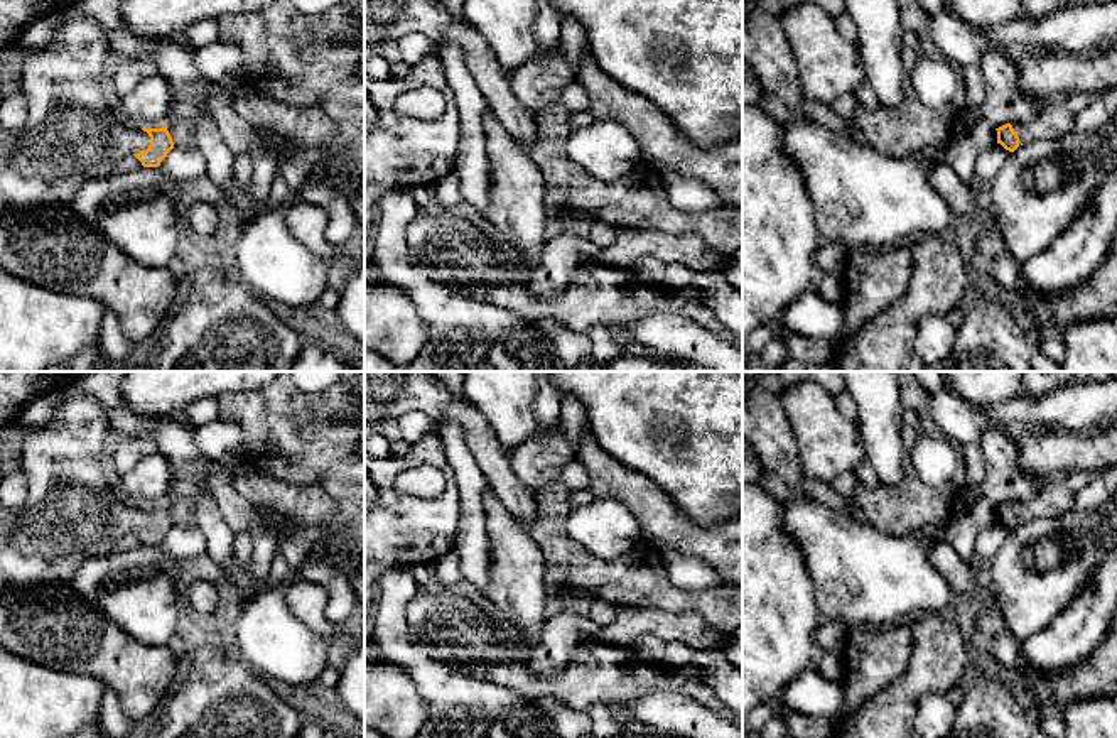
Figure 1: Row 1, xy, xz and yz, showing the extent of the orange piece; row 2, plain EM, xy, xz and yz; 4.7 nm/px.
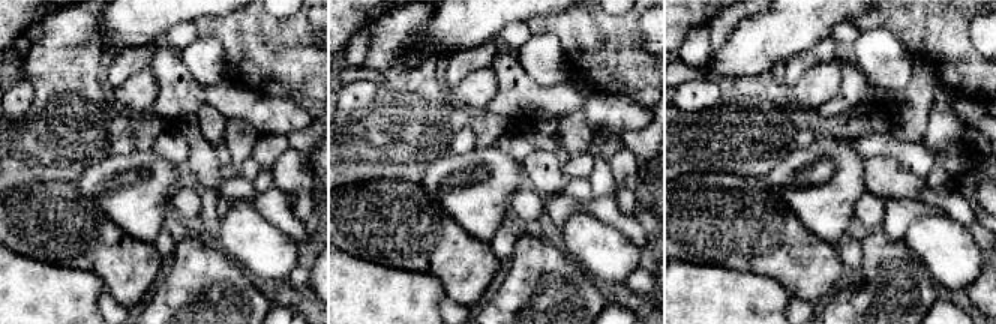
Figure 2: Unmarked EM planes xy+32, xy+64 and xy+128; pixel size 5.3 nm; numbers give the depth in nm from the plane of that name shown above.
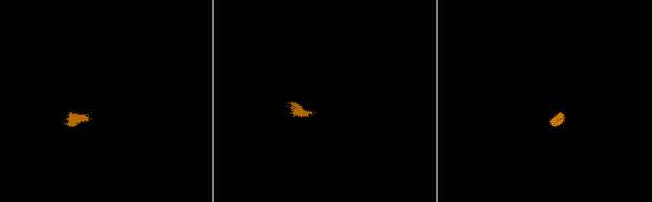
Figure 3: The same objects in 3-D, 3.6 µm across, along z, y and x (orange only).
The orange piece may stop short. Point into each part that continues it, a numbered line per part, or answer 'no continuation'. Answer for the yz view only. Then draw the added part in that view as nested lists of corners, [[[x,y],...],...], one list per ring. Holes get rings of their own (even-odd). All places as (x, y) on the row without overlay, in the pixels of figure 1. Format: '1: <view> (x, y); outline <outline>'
1: yz (1053, 499); outline [[[1055,475],[1044,478],[1044,485],[1033,498],[1014,502],[1012,507],[1019,515],[1019,524],[1026,524],[1039,517],[1060,518],[1070,510],[1073,497],[1075,493],[1068,490],[1065,475]]]

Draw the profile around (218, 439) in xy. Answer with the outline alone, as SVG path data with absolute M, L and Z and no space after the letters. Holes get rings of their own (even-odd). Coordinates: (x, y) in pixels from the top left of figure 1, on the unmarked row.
M218 417L201 426L189 426L189 429L206 459L233 468L243 463L243 436L236 422Z

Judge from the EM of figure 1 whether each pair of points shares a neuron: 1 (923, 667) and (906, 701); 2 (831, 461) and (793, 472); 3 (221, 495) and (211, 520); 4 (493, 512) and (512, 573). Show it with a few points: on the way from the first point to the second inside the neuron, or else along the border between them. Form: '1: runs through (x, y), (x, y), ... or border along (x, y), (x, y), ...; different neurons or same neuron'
1: runs through (922, 676), (906, 693); same neuron
2: border along (793, 429), (802, 470), (812, 478), (831, 483); different neurons
3: border along (210, 490), (223, 520), (235, 534); different neurons
4: runs through (503, 527), (512, 546), (512, 558); same neuron

